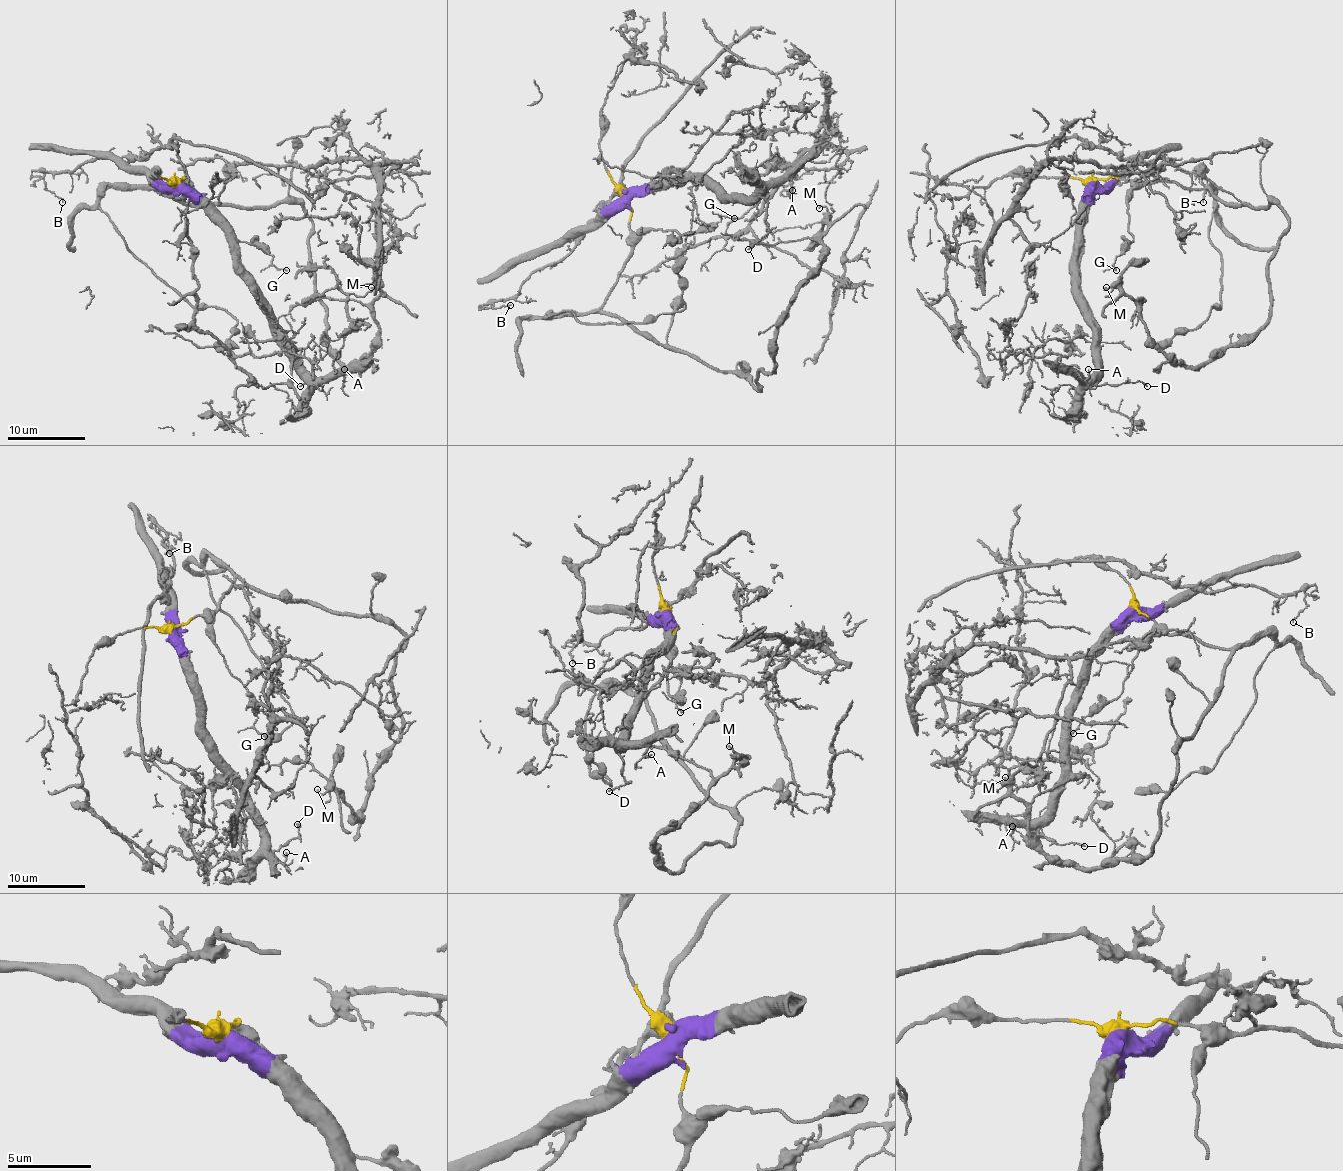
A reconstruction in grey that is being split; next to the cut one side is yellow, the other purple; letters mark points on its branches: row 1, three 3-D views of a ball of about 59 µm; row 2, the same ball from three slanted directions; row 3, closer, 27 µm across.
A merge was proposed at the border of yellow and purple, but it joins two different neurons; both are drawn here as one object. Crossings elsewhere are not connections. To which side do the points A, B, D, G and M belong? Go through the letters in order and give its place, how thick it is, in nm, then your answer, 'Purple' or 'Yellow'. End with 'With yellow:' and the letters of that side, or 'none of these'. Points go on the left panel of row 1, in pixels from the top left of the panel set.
A: Place: (344, 369). Thickness 170 nm. Purple
B: Place: (62, 202). Thickness 120 nm. Purple
D: Place: (300, 386). Thickness 150 nm. Purple
G: Place: (286, 270). Thickness 100 nm. Yellow
M: Place: (371, 287). Thickness 130 nm. Yellow
With yellow: G, M

